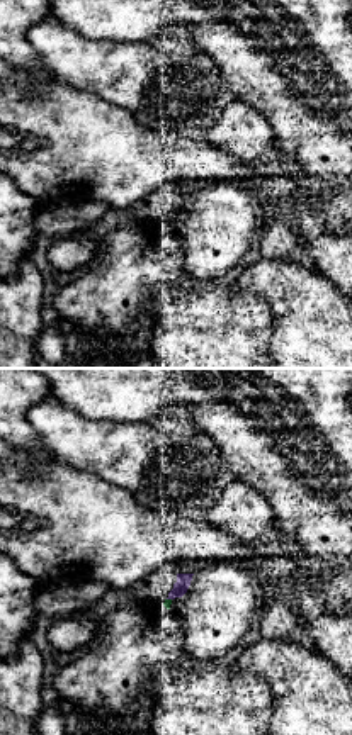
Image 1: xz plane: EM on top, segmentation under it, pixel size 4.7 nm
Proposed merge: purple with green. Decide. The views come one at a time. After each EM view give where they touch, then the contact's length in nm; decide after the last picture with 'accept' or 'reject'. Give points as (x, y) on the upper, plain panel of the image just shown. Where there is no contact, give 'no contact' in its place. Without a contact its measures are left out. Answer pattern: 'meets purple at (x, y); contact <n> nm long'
meets purple at (169, 218); contact 30 nm long

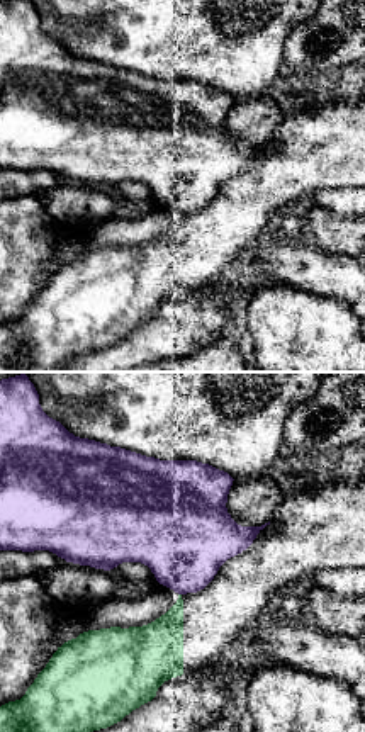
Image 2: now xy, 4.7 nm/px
no contact

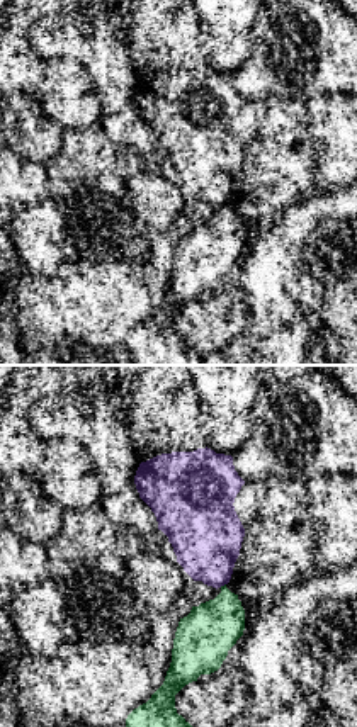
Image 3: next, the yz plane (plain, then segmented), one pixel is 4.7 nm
meets purple at (221, 204); contact 40 nm long

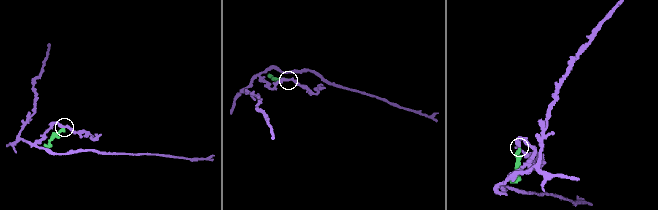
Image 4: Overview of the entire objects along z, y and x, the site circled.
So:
reject

